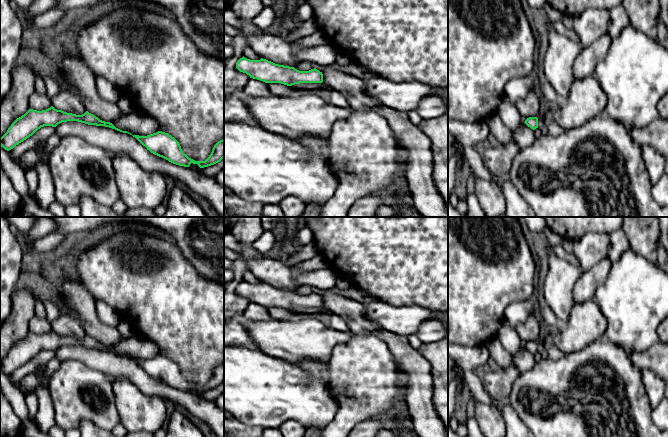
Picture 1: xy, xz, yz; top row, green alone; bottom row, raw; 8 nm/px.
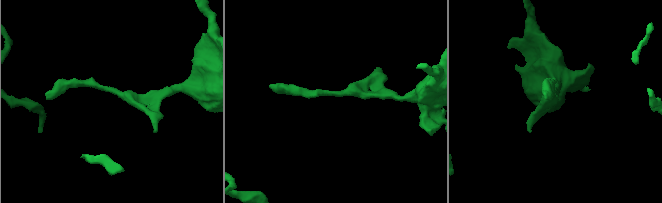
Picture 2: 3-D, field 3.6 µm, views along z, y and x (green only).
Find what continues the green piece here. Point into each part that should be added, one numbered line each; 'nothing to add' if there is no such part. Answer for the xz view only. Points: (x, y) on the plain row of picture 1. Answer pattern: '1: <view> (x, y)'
nothing to add

